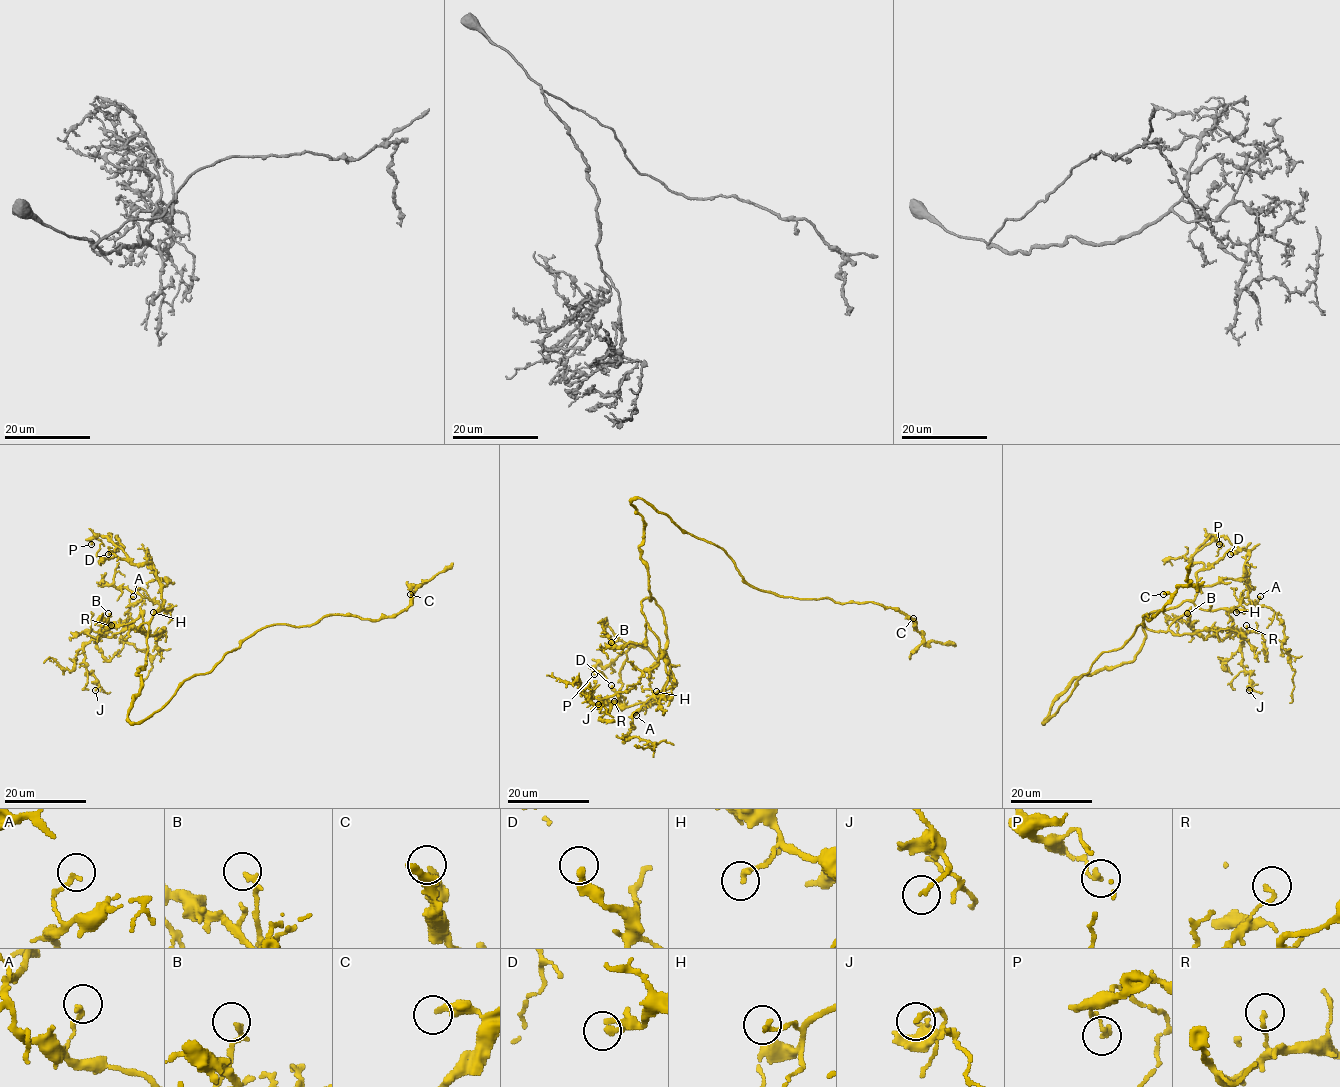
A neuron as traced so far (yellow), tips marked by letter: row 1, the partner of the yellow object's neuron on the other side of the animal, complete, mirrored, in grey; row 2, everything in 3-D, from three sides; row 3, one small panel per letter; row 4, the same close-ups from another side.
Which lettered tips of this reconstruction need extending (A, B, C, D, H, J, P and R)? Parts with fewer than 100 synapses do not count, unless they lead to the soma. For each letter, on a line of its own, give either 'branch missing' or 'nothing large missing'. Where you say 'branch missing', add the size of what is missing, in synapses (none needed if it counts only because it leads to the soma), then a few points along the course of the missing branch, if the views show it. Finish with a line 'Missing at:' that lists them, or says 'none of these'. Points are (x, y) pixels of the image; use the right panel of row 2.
A: nothing large missing
B: nothing large missing
C: nothing large missing
D: nothing large missing
H: nothing large missing
J: nothing large missing
P: nothing large missing
R: nothing large missing
Missing at: none of these

